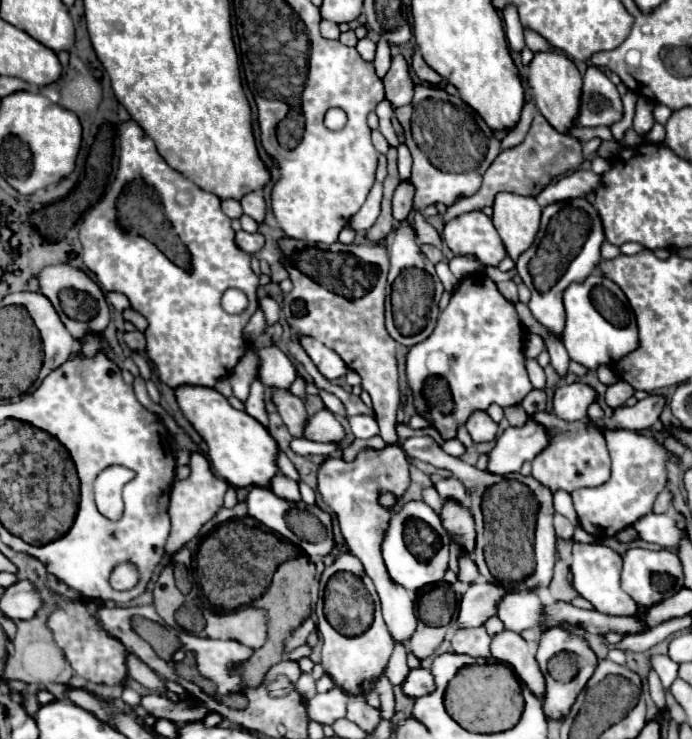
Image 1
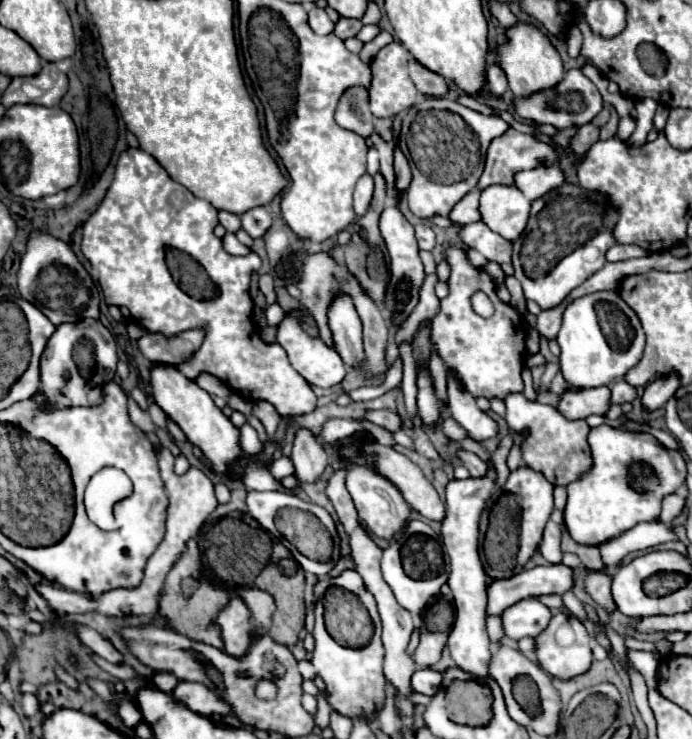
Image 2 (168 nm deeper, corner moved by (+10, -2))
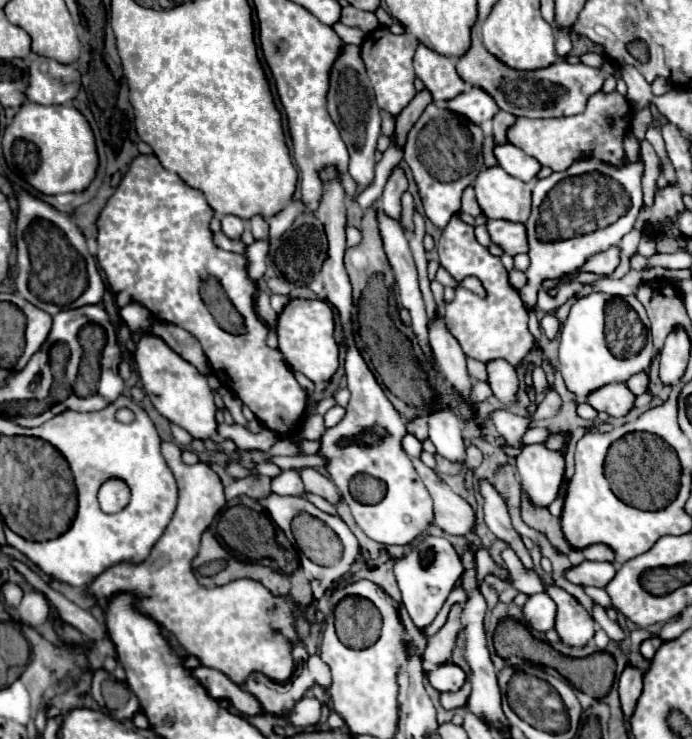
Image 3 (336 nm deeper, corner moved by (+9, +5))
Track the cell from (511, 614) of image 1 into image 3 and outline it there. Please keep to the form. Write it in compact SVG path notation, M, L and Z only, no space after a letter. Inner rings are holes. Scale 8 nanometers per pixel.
M546 592L530 596L524 604L524 620L534 632L548 632L556 622L556 604Z

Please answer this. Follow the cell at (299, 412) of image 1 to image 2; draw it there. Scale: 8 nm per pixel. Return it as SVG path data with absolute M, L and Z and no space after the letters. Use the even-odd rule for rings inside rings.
M307 427L297 429L289 457L295 465L295 475L307 483L315 481L327 467L327 451Z

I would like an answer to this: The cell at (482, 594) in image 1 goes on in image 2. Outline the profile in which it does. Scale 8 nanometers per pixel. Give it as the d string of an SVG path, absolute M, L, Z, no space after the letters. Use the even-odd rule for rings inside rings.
M547 565L525 569L511 579L493 581L487 585L487 615L501 615L509 605L527 599L559 593L563 595L573 585L573 573L565 565Z

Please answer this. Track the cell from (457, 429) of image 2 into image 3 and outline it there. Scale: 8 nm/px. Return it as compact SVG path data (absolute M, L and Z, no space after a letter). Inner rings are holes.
M530 428L524 436L524 444L536 444L536 442L546 442L548 436L552 434L552 430L546 430L546 428Z

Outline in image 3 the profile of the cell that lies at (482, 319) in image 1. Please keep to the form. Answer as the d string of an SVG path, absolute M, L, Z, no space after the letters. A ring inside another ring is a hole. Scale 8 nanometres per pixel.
M458 214L442 230L436 250L442 268L446 268L456 280L476 276L486 290L486 296L482 298L466 288L456 288L456 298L444 308L444 320L454 338L460 342L464 354L482 362L504 358L512 366L518 366L536 344L536 340L528 330L528 310L522 304L518 290L510 286L508 272L500 258L492 256L490 250L476 240L474 226L462 222Z

